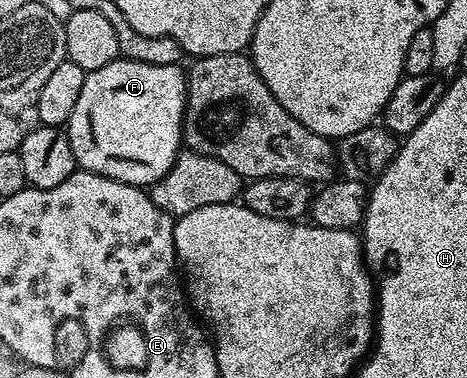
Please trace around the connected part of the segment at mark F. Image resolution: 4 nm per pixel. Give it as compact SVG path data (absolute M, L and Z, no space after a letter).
M118 57L116 62L88 71L83 80L83 92L79 92L79 100L75 103L67 127L71 152L78 167L116 182L126 182L128 186L142 188L151 188L163 176L167 176L183 150L181 125L185 119L187 74L181 69L180 65L156 66Z

